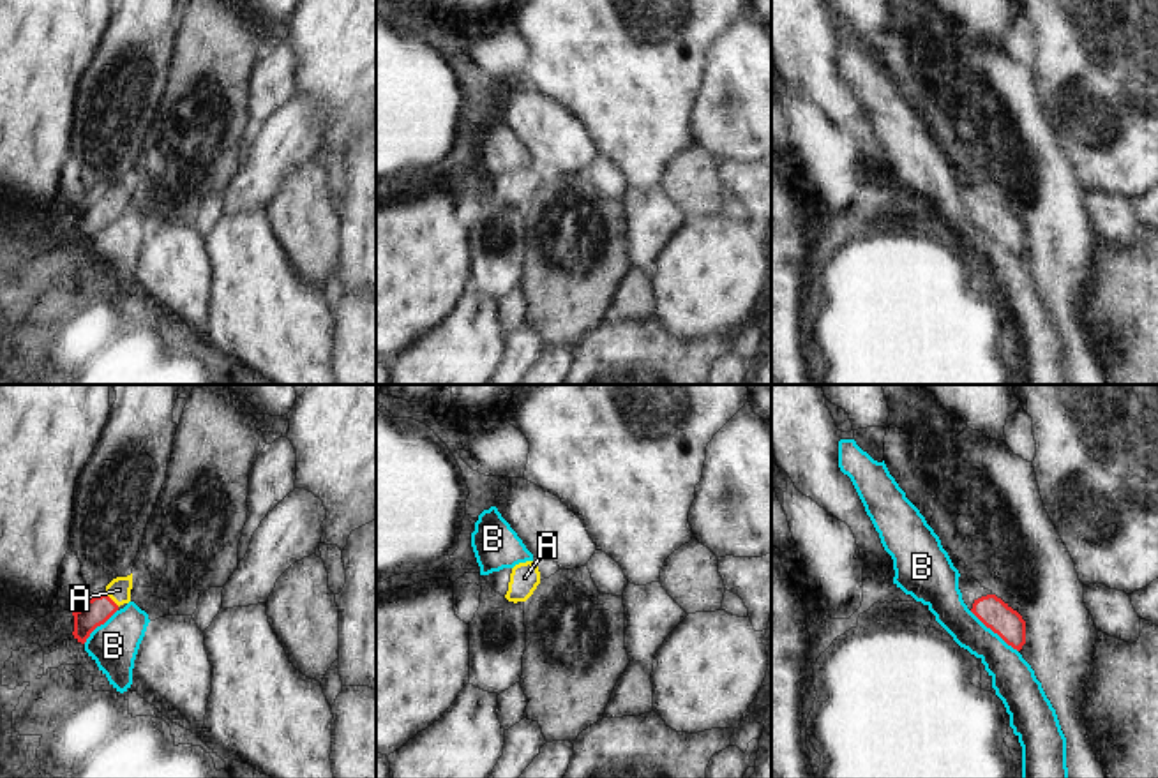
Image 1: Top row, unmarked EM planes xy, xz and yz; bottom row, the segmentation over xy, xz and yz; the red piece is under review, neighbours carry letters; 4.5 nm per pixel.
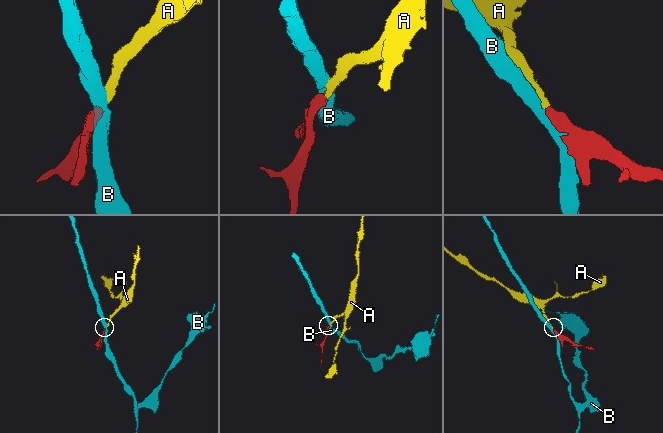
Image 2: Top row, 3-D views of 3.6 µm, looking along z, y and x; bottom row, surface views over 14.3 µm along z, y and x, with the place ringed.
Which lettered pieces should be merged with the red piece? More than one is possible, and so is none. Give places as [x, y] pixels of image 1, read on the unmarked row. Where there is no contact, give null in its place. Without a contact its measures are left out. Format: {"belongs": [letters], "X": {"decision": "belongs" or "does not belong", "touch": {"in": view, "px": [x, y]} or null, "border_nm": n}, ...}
{"belongs": ["A"], "A": {"decision": "belongs", "touch": {"in": "xy", "px": [112, 205]}, "border_nm": 90}, "B": {"decision": "does not belong", "touch": {"in": "yz", "px": [994, 237]}, "border_nm": 300}}

